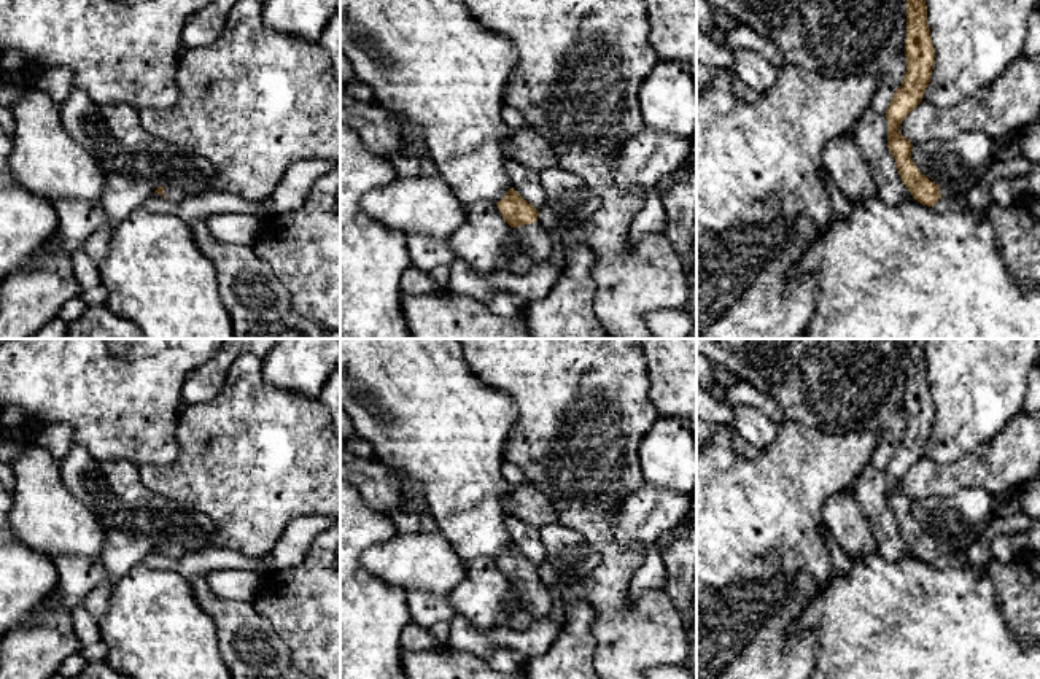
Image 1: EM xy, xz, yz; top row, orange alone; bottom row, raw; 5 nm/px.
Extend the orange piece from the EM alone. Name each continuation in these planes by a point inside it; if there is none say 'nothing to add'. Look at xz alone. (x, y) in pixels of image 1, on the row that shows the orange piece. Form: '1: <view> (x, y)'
1: xz (535, 242)

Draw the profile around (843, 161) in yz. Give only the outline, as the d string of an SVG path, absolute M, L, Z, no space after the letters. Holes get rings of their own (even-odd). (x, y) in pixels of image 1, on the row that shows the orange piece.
M843 135L830 140L822 149L822 164L835 186L851 204L878 196L870 169L854 137Z

